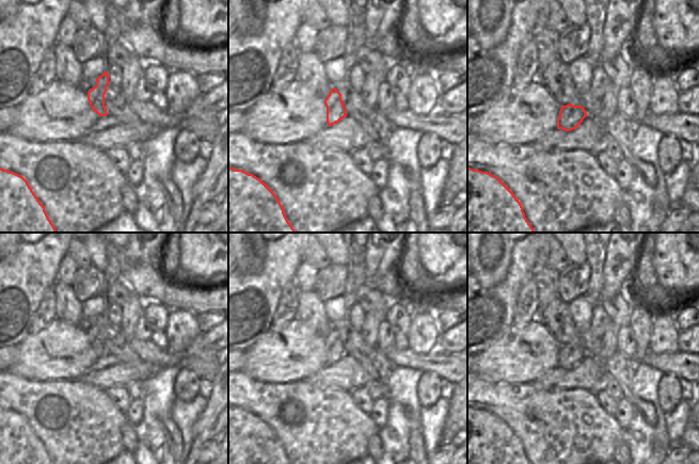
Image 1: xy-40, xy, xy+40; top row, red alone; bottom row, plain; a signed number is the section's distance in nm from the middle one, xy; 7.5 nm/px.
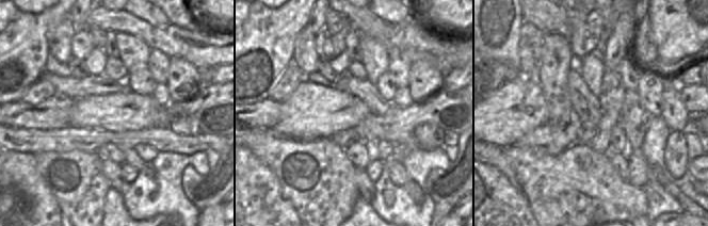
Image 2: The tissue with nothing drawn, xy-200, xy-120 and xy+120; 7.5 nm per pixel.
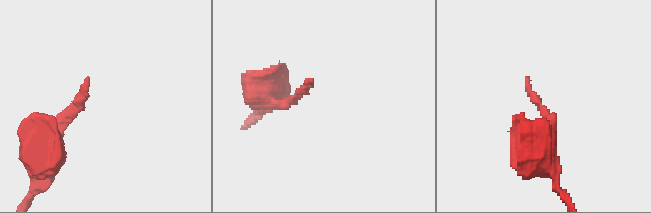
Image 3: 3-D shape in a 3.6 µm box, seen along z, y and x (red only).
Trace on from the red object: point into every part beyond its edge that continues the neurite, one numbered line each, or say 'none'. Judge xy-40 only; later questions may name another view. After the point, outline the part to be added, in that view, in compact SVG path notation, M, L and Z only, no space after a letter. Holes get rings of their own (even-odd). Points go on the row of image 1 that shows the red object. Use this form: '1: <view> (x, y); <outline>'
none

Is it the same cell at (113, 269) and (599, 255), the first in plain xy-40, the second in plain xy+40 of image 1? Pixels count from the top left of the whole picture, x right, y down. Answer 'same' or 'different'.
same

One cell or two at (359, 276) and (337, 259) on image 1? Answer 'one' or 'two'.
two

